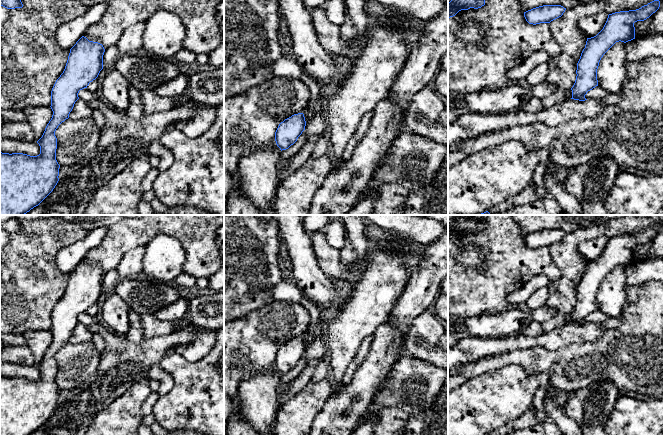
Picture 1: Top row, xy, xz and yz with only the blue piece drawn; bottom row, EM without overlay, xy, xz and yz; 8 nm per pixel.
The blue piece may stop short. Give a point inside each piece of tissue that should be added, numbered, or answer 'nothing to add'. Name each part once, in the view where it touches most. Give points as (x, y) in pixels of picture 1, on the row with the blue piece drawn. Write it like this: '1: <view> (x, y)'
nothing to add

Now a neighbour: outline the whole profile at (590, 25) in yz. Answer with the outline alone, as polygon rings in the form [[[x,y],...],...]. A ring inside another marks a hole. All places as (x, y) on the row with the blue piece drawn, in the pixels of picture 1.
[[[600,12],[580,19],[578,26],[586,38],[591,38],[596,36],[603,29],[607,18],[607,13]]]

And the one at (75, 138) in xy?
[[[92,117],[68,118],[58,126],[55,136],[56,160],[60,166],[70,167],[96,148],[101,130]]]

